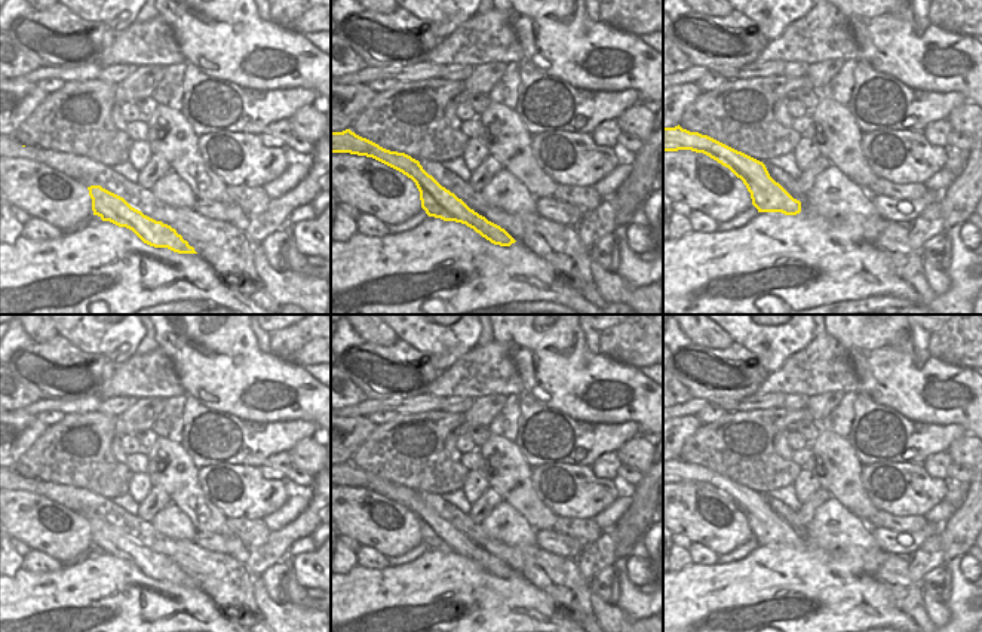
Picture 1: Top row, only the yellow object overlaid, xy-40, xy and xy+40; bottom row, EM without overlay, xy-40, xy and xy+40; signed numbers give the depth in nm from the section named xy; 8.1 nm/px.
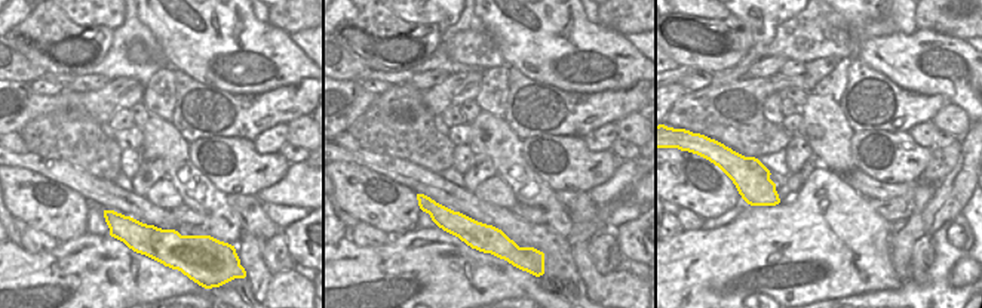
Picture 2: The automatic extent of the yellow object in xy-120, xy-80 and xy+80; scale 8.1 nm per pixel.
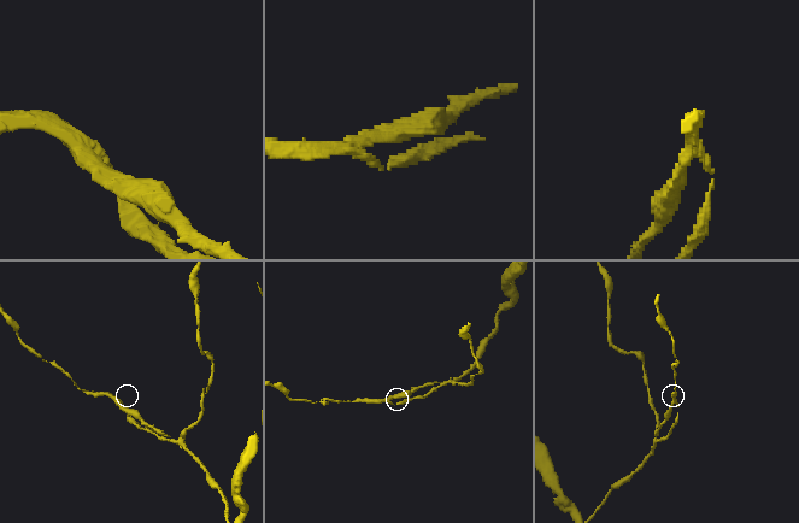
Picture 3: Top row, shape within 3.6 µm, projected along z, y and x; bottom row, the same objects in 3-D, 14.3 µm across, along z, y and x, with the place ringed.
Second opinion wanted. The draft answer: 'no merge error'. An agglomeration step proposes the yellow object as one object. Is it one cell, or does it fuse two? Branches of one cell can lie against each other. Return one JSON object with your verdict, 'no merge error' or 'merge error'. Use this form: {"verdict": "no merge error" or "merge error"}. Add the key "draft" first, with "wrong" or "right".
{"draft": "wrong", "verdict": "merge error"}

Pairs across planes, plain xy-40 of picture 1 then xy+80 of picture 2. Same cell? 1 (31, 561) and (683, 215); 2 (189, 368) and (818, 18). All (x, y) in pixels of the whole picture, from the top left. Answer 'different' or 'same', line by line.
1: same
2: different

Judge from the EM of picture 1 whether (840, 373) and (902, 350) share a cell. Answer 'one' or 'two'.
two

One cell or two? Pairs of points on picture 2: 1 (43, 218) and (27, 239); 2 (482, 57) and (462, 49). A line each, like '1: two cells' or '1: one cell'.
1: two cells
2: one cell

